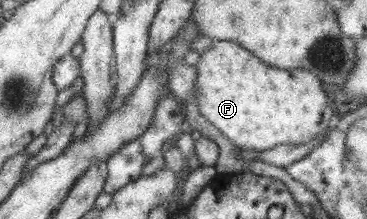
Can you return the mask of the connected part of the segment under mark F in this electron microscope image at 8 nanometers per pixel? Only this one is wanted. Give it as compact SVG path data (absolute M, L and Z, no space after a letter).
M213 40L211 48L205 51L203 55L200 55L200 60L193 66L196 67L195 81L193 81L193 100L195 100L195 107L199 110L199 115L203 116L206 121L209 121L210 125L213 125L227 140L229 140L235 147L241 149L242 152L248 154L251 151L261 151L271 149L281 144L295 144L305 145L309 141L317 138L320 134L323 134L327 129L334 128L338 122L339 117L333 113L333 109L329 107L329 99L327 94L321 88L321 80L315 77L311 72L303 69L276 69L262 63L259 59L256 59L249 51L240 47L239 44L232 41L219 41Z

